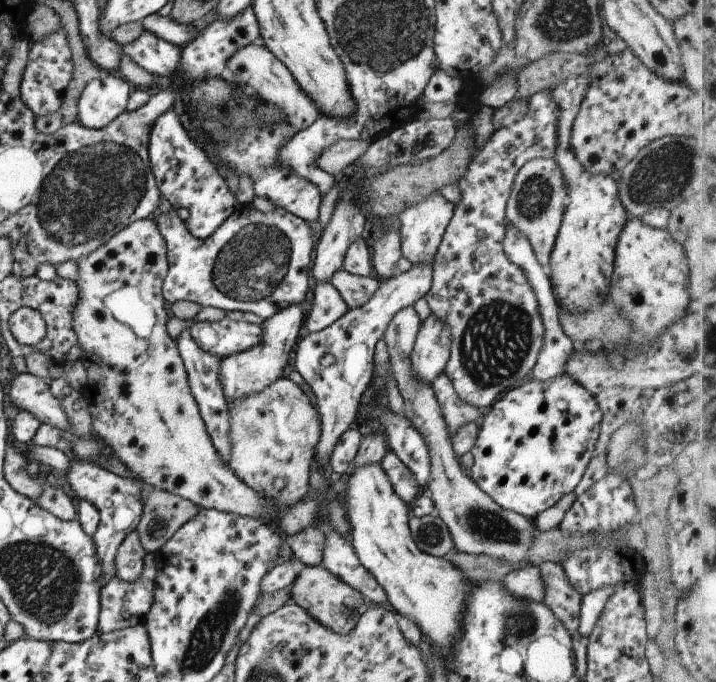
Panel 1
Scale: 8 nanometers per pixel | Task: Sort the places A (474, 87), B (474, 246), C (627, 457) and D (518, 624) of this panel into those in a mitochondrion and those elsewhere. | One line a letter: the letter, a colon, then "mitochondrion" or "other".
A: other
B: other
C: mitochondrion
D: mitochondrion

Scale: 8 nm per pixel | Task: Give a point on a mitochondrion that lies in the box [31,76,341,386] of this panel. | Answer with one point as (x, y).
(93, 188)

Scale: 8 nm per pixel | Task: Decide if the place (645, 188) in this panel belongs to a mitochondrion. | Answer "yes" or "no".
yes

